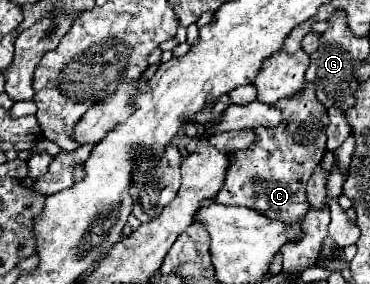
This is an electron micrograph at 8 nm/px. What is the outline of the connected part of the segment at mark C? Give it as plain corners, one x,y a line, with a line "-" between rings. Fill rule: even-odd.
306,84
304,92
280,100
276,106
284,112
282,124
276,128
254,128
258,140
248,150
238,150
234,154
216,202
246,206
270,220
296,224
310,208
306,200
306,182
326,152
328,114
316,100
314,84

